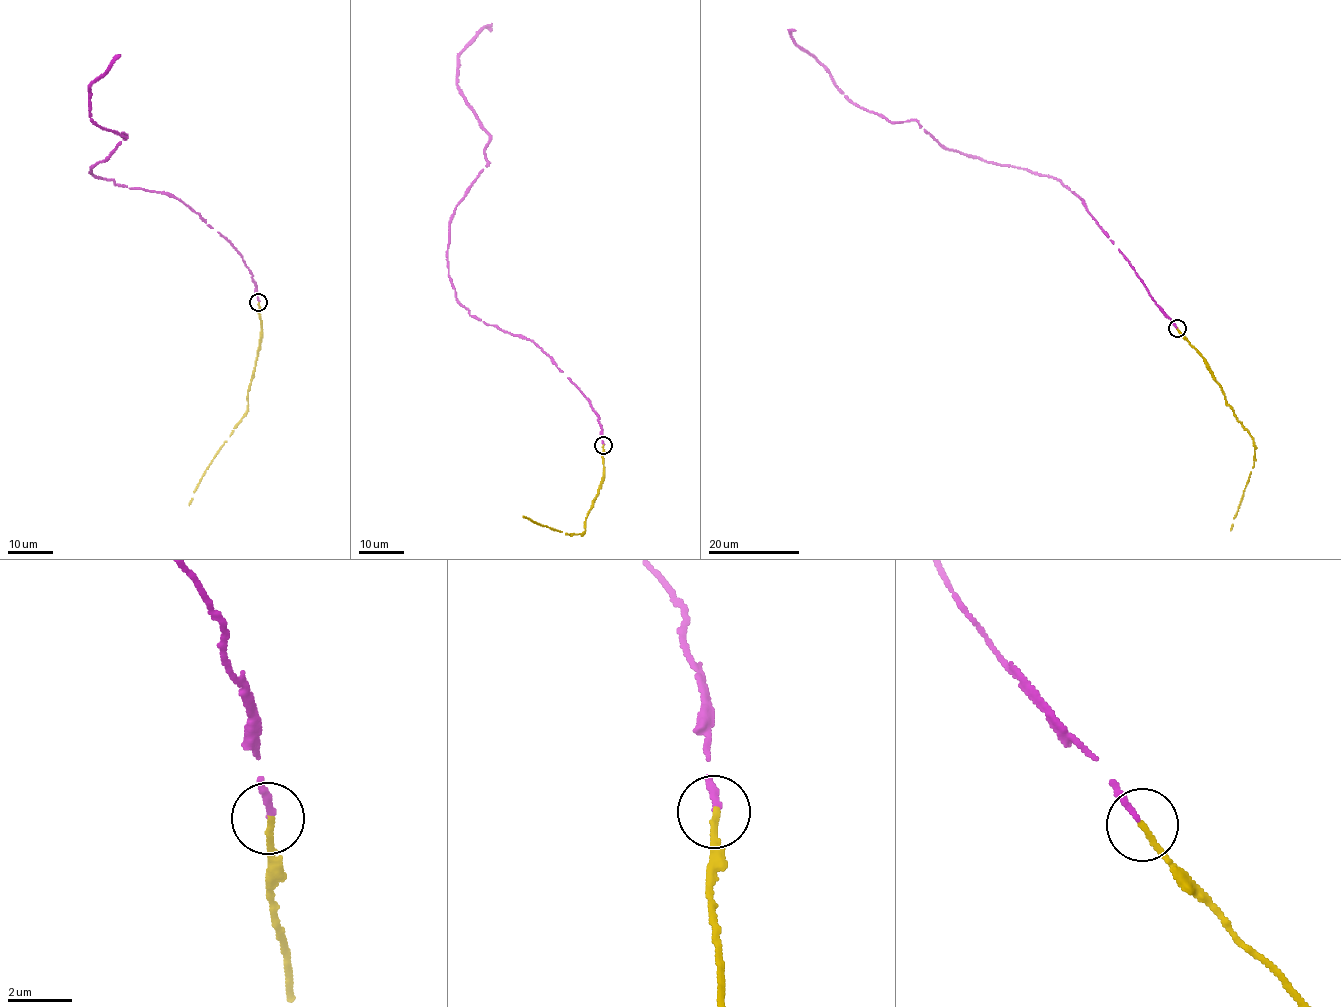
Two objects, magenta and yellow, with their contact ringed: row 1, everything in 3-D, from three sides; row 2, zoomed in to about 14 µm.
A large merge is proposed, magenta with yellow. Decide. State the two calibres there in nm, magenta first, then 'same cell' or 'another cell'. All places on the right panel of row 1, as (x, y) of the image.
170/200 nm | same cell

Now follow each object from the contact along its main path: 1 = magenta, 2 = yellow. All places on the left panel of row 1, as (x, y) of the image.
1: (259, 302), (242, 257), (196, 212), (173, 197), (90, 173), (125, 136), (90, 119), (89, 86), (119, 56)
2: (259, 302), (259, 348), (246, 413), (205, 470), (189, 505)

